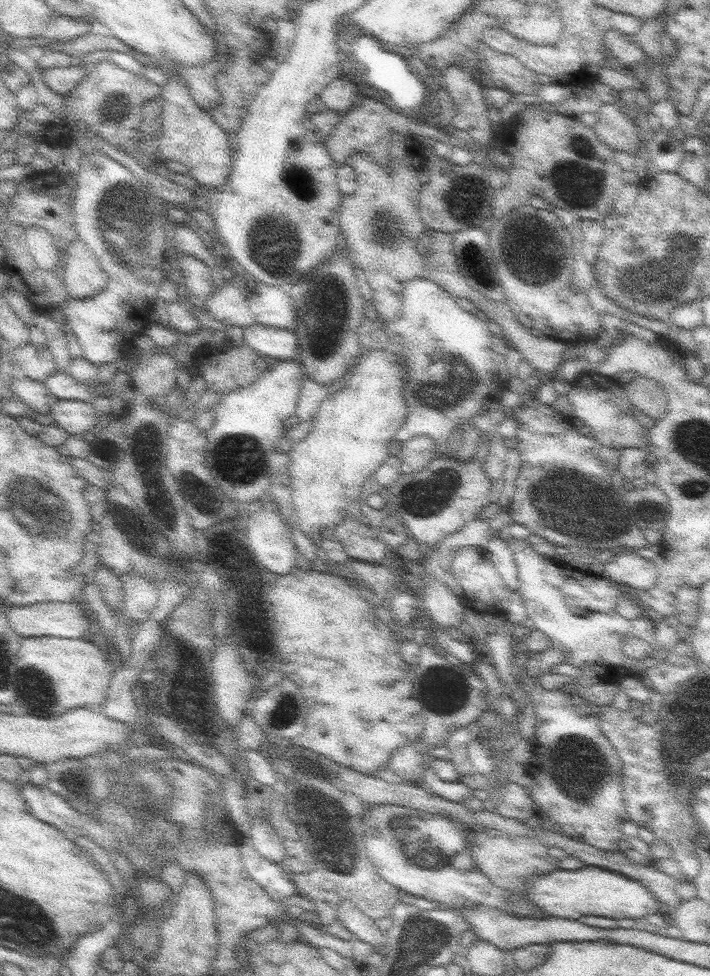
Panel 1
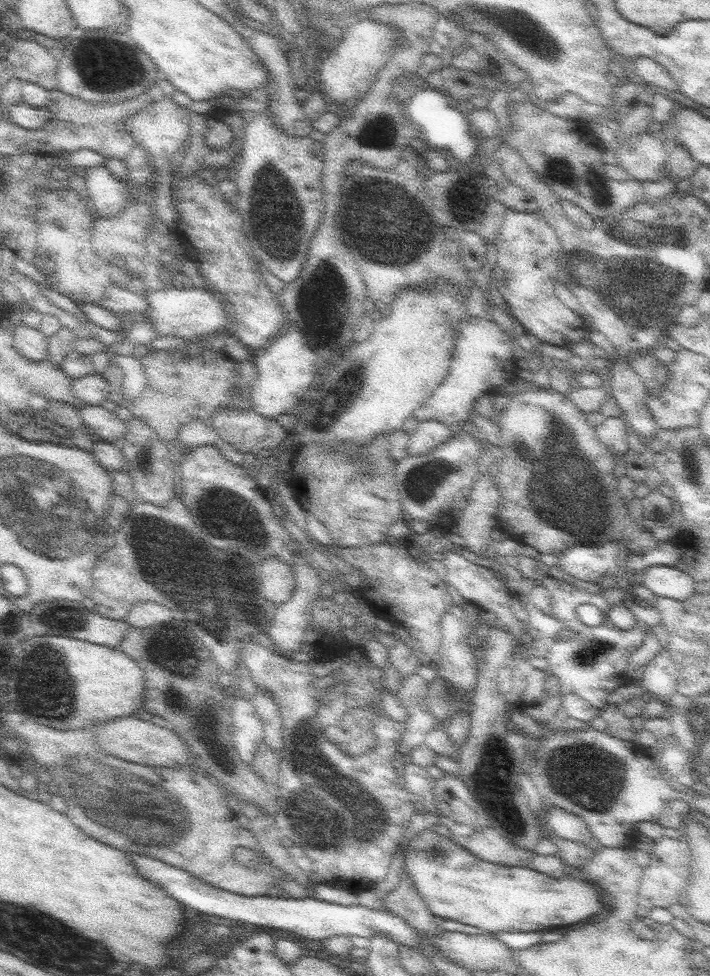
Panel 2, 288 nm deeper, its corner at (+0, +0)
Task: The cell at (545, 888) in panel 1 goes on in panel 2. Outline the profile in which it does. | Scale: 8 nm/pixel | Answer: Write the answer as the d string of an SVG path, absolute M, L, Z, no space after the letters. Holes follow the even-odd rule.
M433 828L423 830L417 834L409 848L405 852L405 864L403 872L411 874L411 880L417 884L419 894L425 898L429 910L443 918L443 920L459 920L469 926L481 928L485 934L499 934L499 932L537 932L543 928L553 926L567 926L573 922L589 922L591 916L607 908L601 902L601 890L597 890L595 884L591 884L583 876L561 876L551 878L547 874L541 874L537 870L531 870L529 866L501 866L485 862L477 856L473 856L465 844L455 844L449 836L439 836L433 832Z

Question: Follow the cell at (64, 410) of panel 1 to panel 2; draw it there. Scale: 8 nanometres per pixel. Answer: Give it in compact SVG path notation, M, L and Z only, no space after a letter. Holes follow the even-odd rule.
M81 406L79 414L83 418L85 428L95 436L95 440L103 440L113 444L115 440L125 438L127 424L115 416L115 410L105 410L103 406Z

